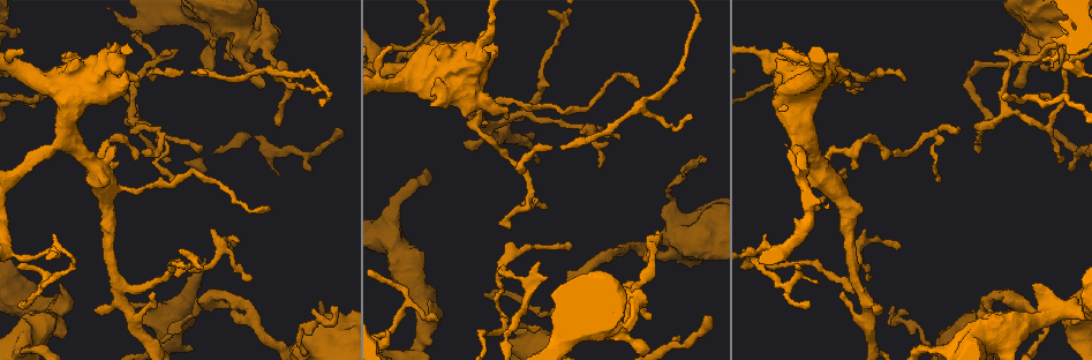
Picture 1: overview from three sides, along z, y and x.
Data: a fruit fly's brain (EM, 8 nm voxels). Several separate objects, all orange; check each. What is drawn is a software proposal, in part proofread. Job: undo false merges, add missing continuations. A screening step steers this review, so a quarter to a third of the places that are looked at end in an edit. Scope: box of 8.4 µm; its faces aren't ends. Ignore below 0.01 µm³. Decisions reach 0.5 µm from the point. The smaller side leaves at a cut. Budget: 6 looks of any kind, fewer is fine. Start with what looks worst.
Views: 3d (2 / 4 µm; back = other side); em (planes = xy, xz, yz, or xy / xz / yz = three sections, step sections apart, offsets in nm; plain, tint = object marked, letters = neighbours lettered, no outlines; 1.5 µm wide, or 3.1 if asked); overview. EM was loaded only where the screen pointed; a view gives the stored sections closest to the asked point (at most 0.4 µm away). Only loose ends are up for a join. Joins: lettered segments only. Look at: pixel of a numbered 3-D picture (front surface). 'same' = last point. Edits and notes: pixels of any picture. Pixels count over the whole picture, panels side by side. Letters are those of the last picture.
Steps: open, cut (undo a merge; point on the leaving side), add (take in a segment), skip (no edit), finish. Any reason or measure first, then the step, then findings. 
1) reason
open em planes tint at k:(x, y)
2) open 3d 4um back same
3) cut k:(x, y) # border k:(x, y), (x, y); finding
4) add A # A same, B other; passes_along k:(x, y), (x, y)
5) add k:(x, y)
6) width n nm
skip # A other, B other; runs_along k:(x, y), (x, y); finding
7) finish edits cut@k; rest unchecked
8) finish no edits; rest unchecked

thin end
open em xy step 8 tint at 1:(562, 148)

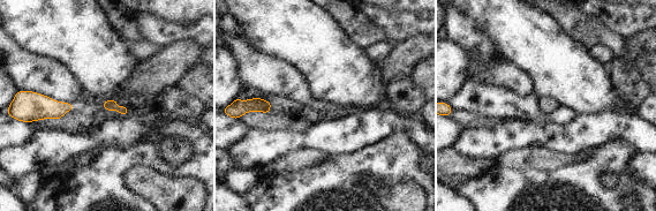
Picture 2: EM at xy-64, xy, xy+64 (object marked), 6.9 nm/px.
open em planes letters same

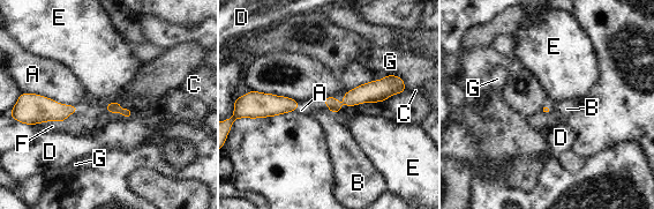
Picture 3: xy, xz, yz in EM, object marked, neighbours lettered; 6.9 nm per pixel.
skip # A other, B other, C other, D other, E other, F other, G other; runs_along 3:(396, 88), (328, 102); none of them fits

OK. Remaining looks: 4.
stops while still wide
open 3d 2um at 1:(1037, 286)

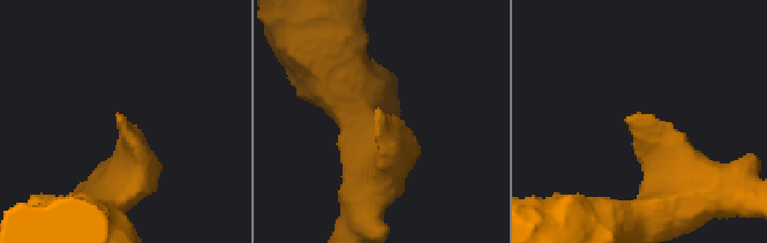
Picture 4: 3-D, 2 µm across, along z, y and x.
open em planes letters at 4:(375, 133)

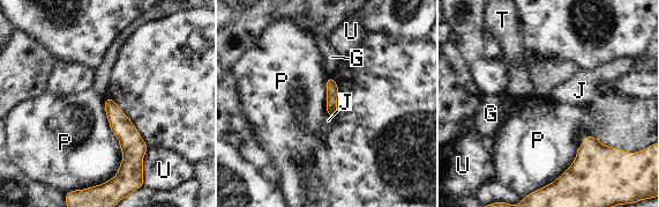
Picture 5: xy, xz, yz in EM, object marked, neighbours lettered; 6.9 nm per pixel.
skip # G other, J other, P other, T other, U other; no lettered segment goes on from it

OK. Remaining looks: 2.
open em xz step 8 tint at 1:(19, 305)

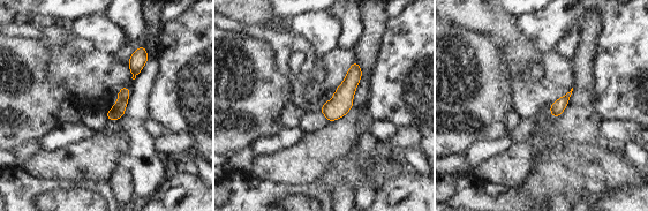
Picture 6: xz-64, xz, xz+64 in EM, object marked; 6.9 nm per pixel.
open em planes letters same

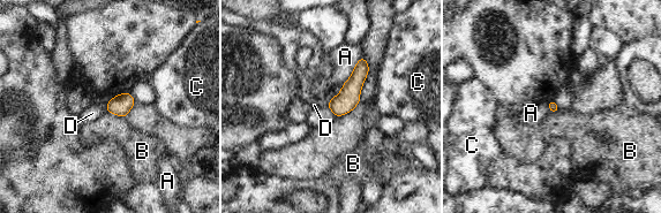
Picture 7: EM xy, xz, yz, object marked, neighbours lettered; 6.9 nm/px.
longest_contact A 380 nm
skip # A other, B other, C other, D other; no lettered segment goes on from it

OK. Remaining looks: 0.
finish no edits; rest unchecked

